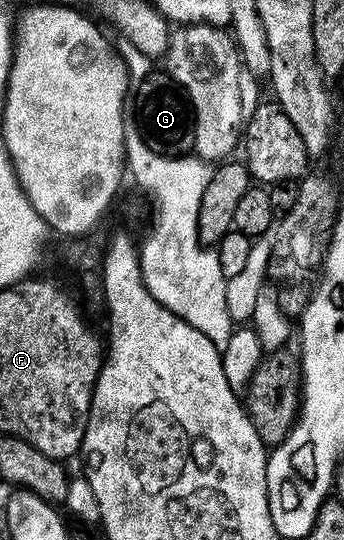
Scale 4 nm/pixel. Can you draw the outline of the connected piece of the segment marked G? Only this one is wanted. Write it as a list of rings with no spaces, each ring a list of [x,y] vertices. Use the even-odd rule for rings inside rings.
[[[151,72],[137,86],[132,94],[132,118],[144,144],[152,152],[167,154],[170,158],[189,155],[194,149],[194,115],[182,85],[167,72]]]

